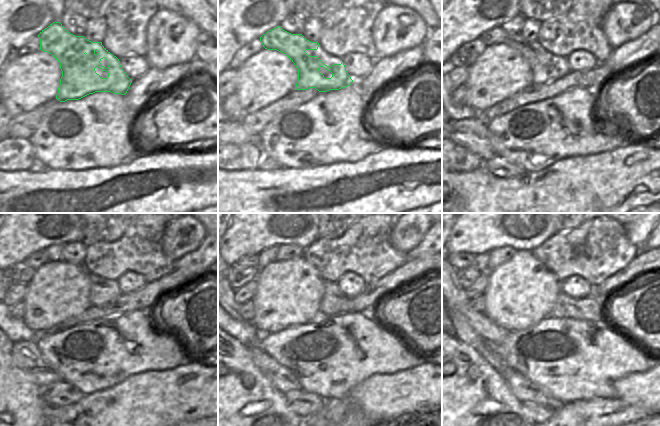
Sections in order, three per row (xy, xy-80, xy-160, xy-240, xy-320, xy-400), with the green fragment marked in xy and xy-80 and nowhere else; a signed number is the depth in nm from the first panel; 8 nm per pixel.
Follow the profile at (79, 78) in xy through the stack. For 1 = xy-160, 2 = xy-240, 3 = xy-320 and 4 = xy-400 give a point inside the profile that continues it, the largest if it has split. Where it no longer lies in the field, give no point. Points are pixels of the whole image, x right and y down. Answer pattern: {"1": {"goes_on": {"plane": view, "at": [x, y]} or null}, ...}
{"1": {"goes_on": {"plane": "xy-160", "at": [497, 35]}}, "2": {"goes_on": {"plane": "xy-240", "at": [37, 259]}}, "3": {"goes_on": {"plane": "xy-320", "at": [248, 260]}}, "4": {"goes_on": {"plane": "xy-400", "at": [462, 260]}}}

